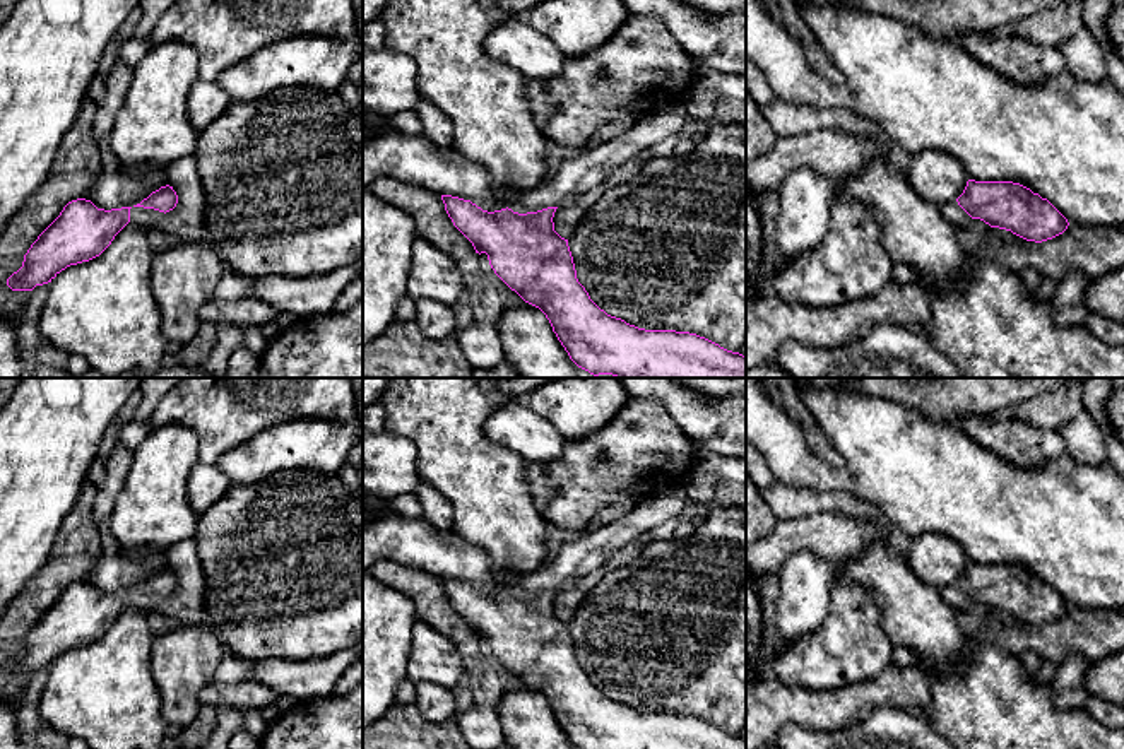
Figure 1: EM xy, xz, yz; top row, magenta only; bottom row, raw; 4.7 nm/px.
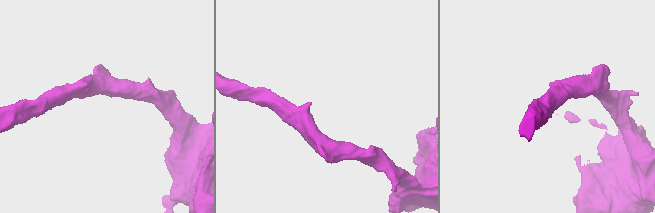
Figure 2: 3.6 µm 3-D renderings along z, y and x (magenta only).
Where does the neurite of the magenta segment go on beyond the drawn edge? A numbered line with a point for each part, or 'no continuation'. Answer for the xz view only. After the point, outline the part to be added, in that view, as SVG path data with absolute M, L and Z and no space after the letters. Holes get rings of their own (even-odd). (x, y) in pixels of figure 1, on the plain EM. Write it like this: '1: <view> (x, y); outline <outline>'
1: xz (580, 554); outline M683 484L638 501L618 522L594 532L568 537L551 561L524 576L510 592L518 597L559 590L600 568L618 549L648 534L652 528L677 518L688 508Z

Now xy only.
1: xy (146, 601); outline M144 590L130 592L130 605L144 612L154 610L156 605L164 599L164 595Z

